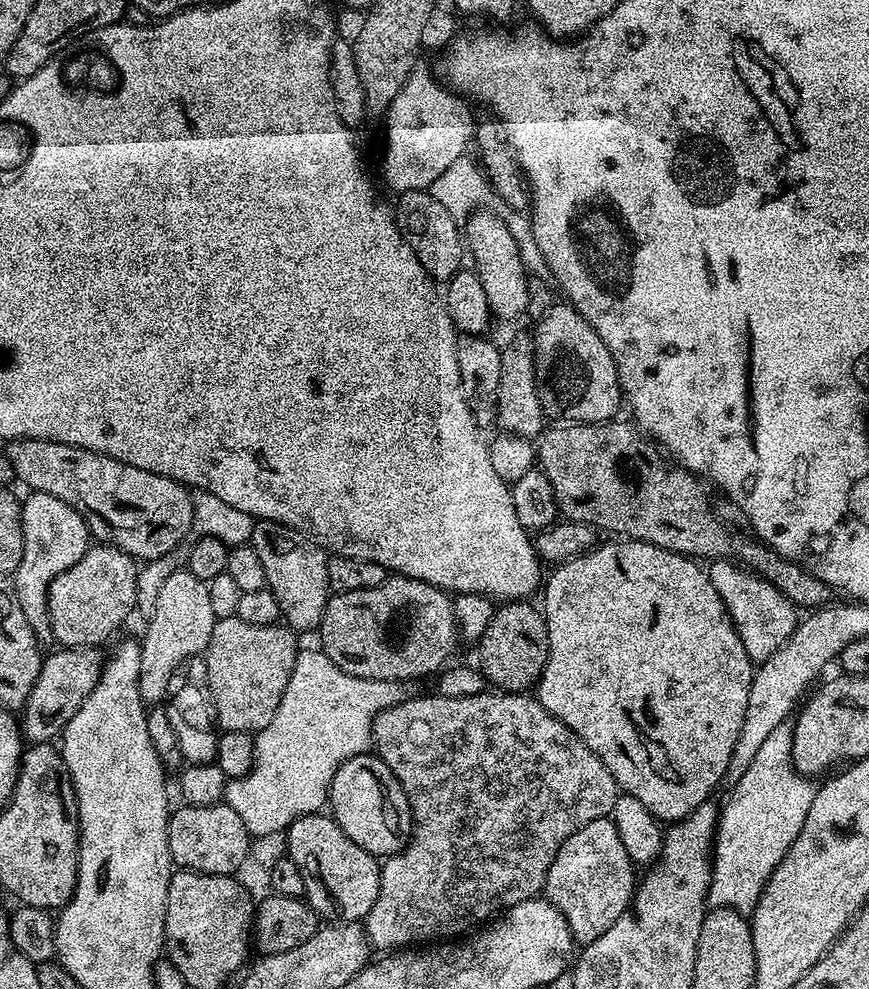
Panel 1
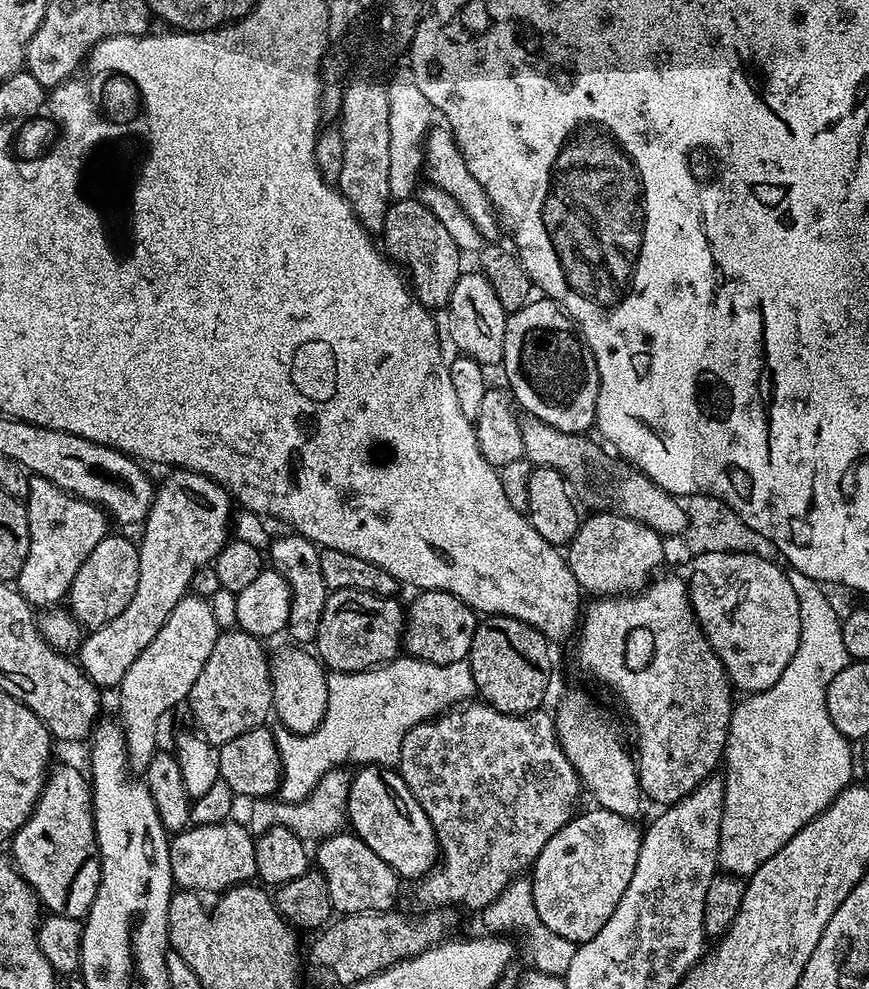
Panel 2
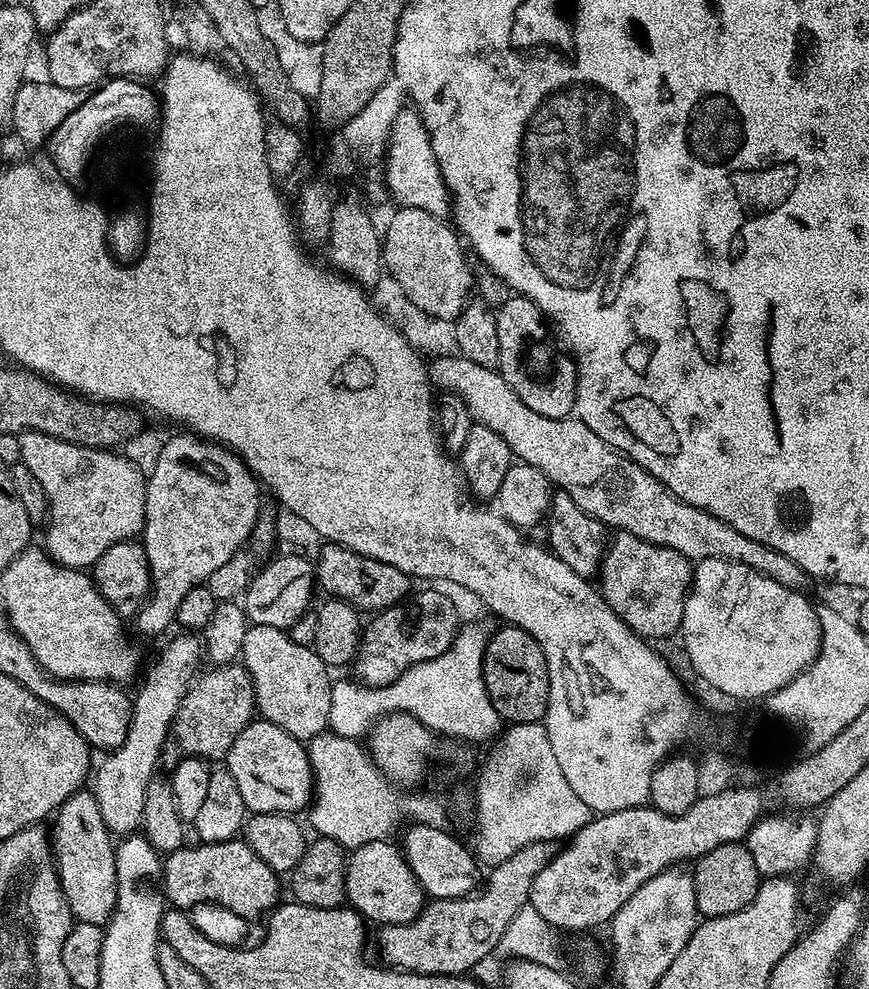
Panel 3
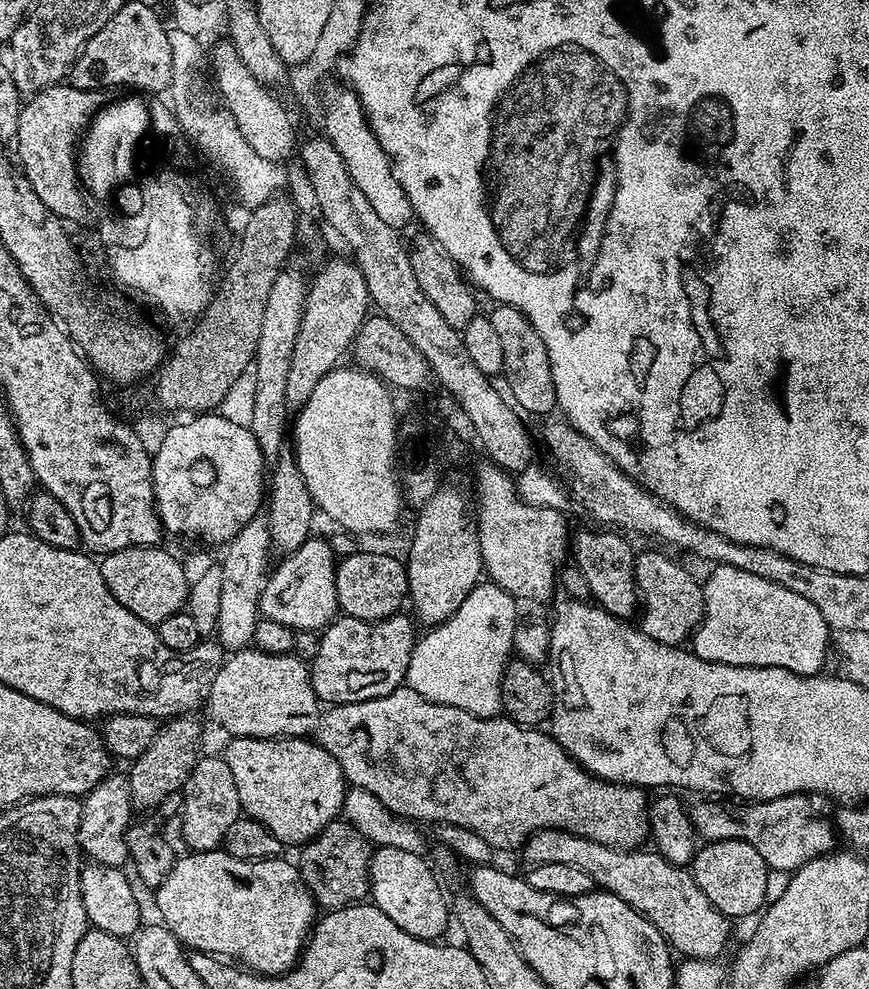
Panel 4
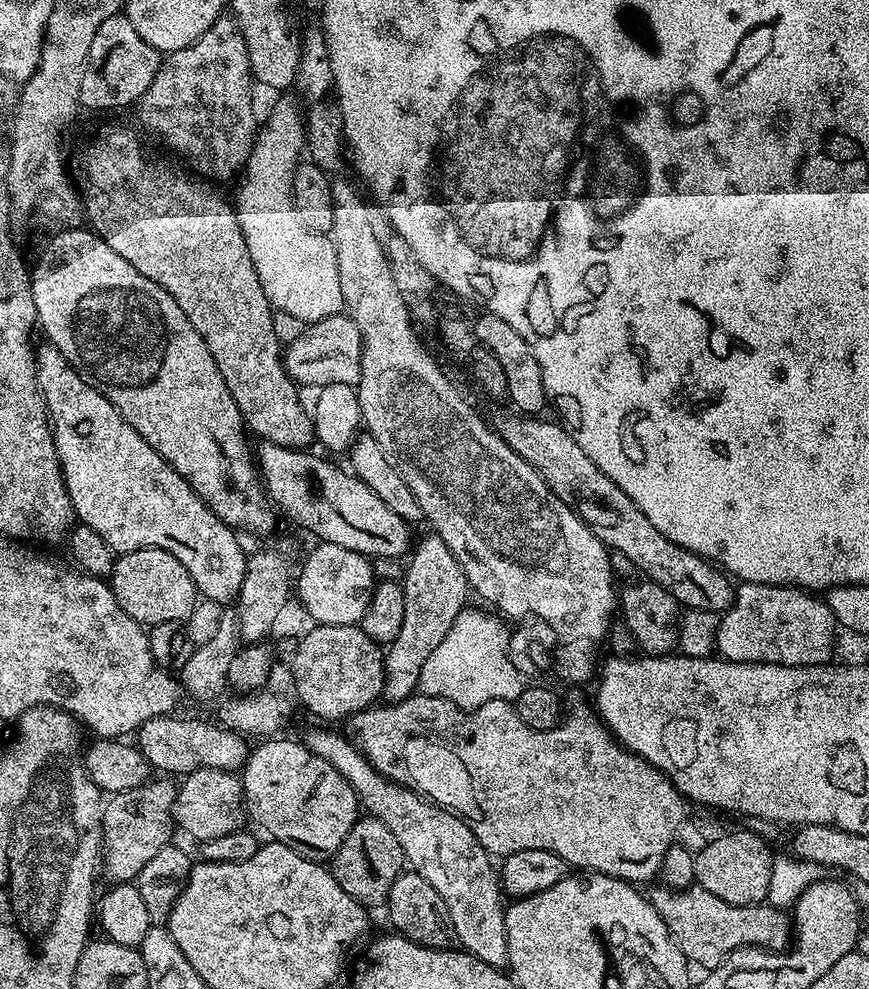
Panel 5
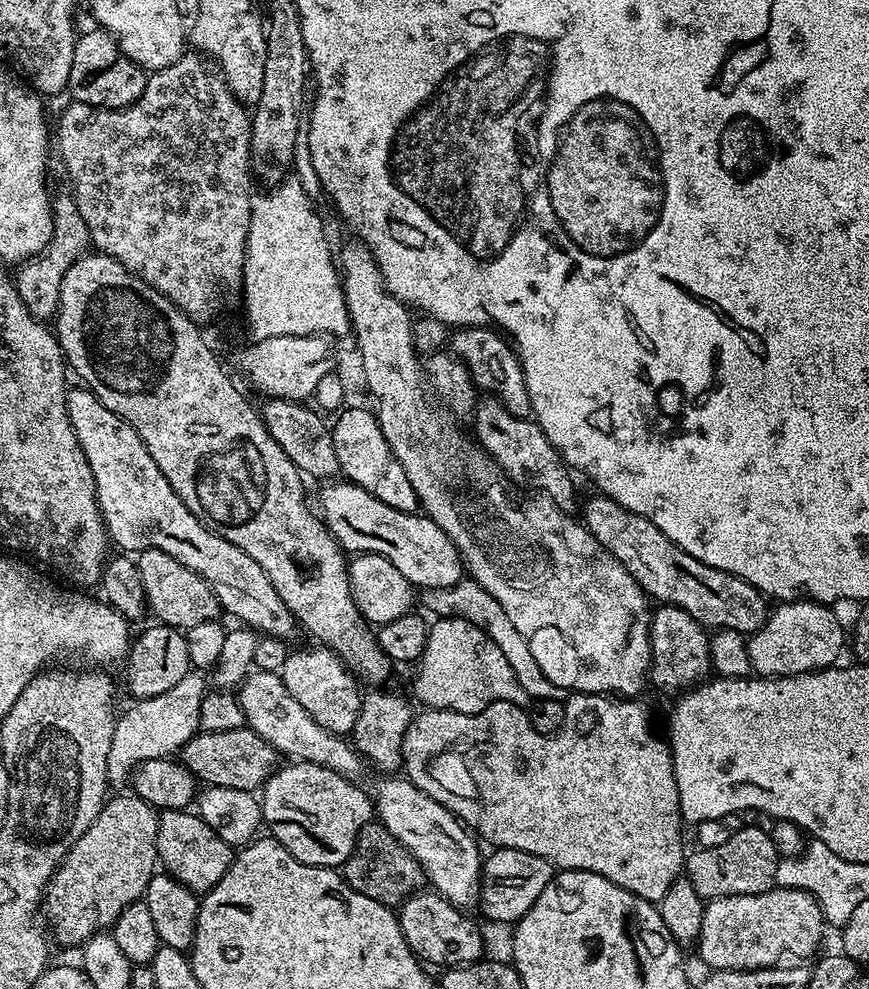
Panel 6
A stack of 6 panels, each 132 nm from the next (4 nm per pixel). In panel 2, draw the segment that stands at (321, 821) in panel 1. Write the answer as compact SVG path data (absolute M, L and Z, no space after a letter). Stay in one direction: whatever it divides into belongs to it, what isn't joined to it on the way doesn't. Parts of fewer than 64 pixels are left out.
M351 831L337 832L319 841L314 848L314 864L326 878L326 886L330 886L330 902L337 913L353 916L363 912L387 912L397 907L401 877Z

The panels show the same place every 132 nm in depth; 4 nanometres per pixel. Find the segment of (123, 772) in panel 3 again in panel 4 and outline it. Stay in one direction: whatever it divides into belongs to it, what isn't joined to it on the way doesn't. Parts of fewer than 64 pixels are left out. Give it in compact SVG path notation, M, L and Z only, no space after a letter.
M109 774L83 797L80 805L80 850L89 861L111 868L124 868L129 863L127 839L134 820L134 805L127 775L116 775Z

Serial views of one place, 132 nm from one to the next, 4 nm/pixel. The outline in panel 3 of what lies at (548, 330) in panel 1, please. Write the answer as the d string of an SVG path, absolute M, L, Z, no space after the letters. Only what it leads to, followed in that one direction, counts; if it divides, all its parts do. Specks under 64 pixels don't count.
M512 294L508 301L495 309L498 326L498 354L500 355L500 377L511 386L537 414L546 414L546 418L563 420L576 411L576 361L567 351L556 352L548 360L548 384L544 380L535 380L532 375L544 368L544 359L548 356L549 321L542 310L530 302L530 298Z

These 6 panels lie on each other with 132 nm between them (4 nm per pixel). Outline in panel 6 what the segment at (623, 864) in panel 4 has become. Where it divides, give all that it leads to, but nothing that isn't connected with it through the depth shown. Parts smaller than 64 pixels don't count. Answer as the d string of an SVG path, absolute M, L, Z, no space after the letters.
M774 886L762 894L723 896L704 905L698 941L700 960L718 972L800 966L817 955L824 928L822 910L806 890Z

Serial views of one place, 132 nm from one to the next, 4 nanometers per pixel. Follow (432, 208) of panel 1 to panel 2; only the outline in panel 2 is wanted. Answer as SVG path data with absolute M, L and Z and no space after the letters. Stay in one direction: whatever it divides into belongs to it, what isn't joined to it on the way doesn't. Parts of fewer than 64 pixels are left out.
M414 196L393 201L387 210L380 236L384 239L382 246L385 253L407 272L416 298L429 310L443 309L462 273L462 251L432 210L420 204Z

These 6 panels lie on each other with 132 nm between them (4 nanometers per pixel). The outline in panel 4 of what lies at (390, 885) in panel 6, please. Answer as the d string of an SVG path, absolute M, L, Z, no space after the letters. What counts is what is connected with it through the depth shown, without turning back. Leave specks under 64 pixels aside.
M343 818L331 820L313 840L308 841L299 849L300 860L298 859L298 867L300 877L308 884L309 890L312 891L312 897L316 899L317 905L321 909L331 910L343 908L346 904L359 904L369 895L370 881L368 875L372 865L373 851L374 845L372 841L368 840L354 825L349 824Z

